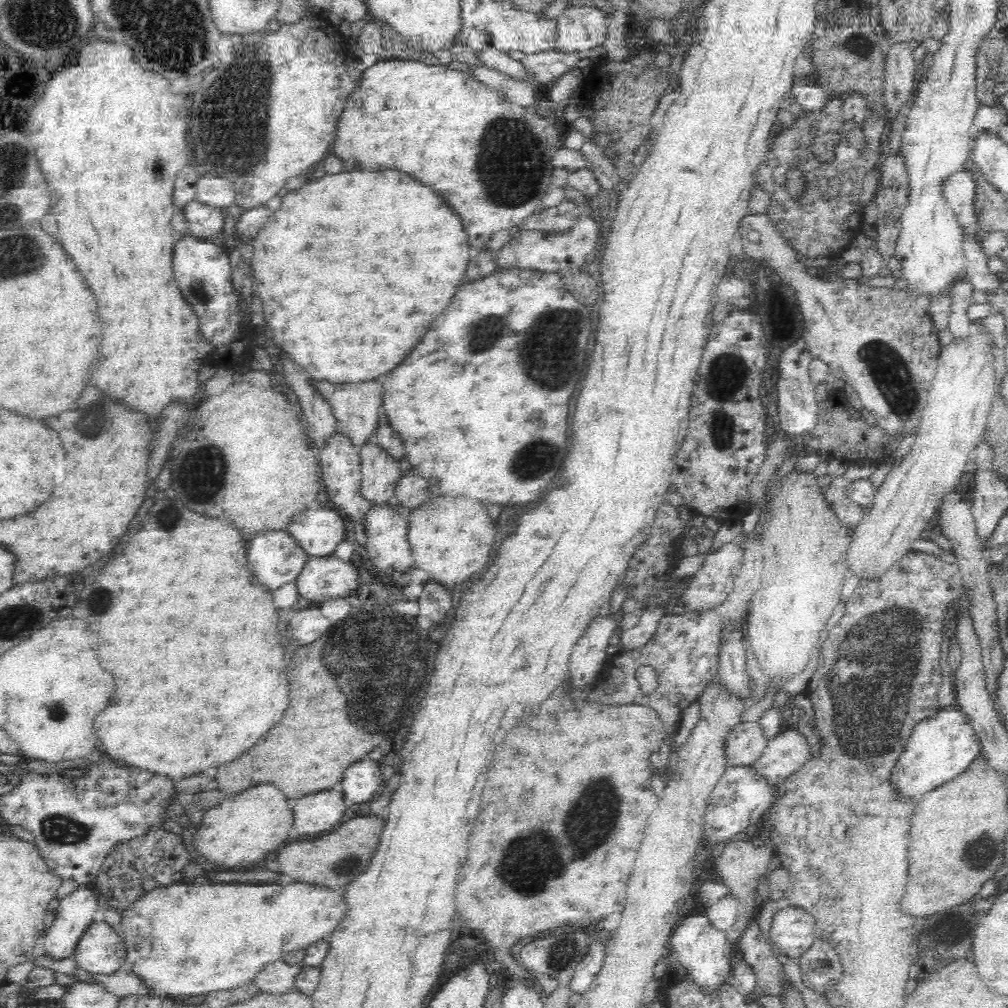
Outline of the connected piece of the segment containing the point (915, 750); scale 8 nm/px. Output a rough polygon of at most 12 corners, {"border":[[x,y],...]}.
{"border":[[958,704],[919,722],[893,771],[906,794],[963,774],[985,752]]}

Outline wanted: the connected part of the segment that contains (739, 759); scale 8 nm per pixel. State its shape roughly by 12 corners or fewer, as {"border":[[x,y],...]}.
{"border":[[738,722],[722,744],[726,769],[746,769],[768,741],[758,723]]}

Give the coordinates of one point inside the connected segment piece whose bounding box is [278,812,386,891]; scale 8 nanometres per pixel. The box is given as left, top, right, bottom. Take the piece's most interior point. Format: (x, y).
(334, 860)

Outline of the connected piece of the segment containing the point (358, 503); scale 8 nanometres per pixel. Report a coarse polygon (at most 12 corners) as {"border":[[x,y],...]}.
{"border":[[345,436],[320,450],[322,480],[347,529],[374,504],[362,495],[362,461]]}

